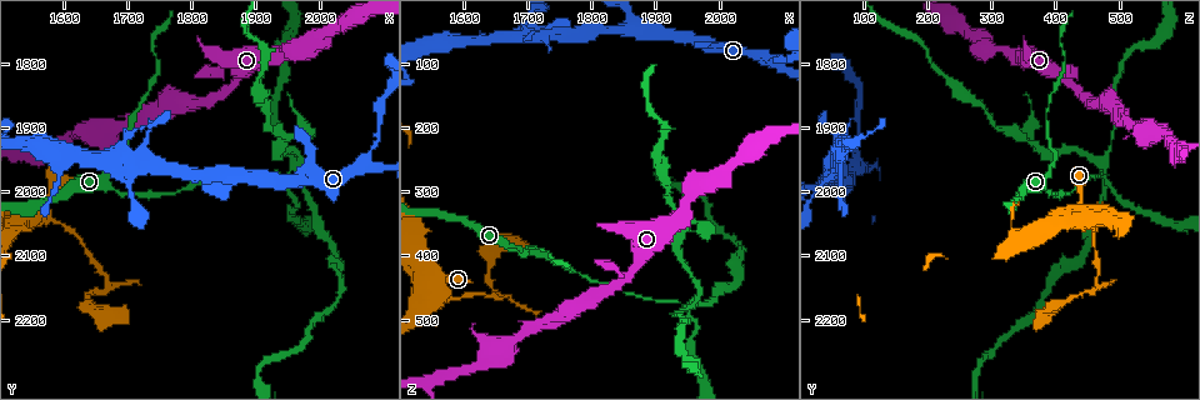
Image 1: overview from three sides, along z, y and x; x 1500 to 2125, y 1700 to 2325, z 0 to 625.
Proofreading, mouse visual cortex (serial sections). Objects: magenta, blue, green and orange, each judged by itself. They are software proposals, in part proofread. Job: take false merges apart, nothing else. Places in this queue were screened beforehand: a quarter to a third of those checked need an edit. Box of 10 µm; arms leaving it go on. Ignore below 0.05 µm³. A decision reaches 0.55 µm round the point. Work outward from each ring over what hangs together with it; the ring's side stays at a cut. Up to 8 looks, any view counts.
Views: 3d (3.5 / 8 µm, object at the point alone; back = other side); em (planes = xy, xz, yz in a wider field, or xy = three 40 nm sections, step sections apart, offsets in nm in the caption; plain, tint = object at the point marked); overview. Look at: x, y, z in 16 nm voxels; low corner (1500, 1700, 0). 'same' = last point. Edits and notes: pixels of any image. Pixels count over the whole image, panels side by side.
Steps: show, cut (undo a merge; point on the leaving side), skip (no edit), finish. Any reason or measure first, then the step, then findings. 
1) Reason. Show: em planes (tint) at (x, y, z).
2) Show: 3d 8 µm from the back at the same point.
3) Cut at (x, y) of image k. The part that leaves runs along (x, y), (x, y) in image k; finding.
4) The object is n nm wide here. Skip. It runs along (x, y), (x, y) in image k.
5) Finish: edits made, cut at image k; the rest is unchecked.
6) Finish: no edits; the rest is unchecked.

Show: 3d 3.5 µm at (1960, 1965, 470).

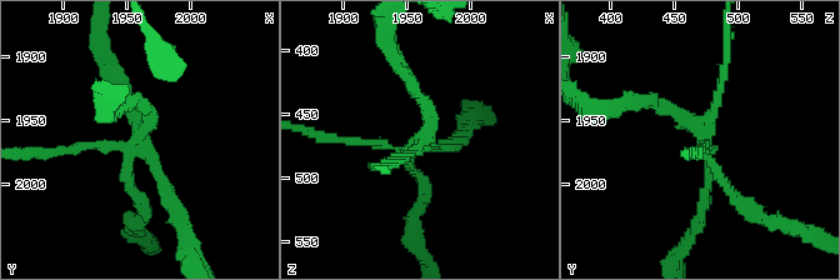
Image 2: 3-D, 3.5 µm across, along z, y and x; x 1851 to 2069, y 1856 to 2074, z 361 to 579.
Show: em xy step 2 (tint) at (1956, 1966, 474).

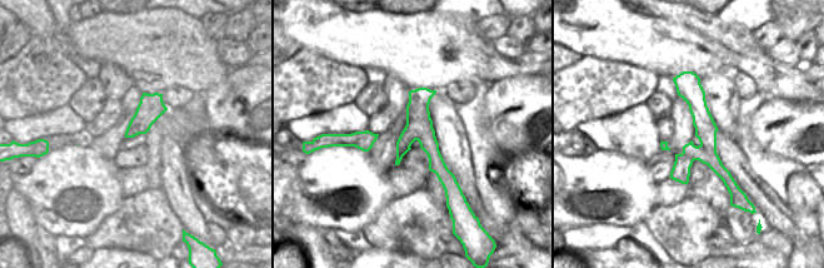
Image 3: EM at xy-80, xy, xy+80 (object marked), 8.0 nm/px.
Cut at (676, 114) of image 2. The part that leaves runs along (701, 133), (653, 101), (618, 105) in image 2; a second cell is stuck on.

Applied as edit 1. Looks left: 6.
Show: overview.

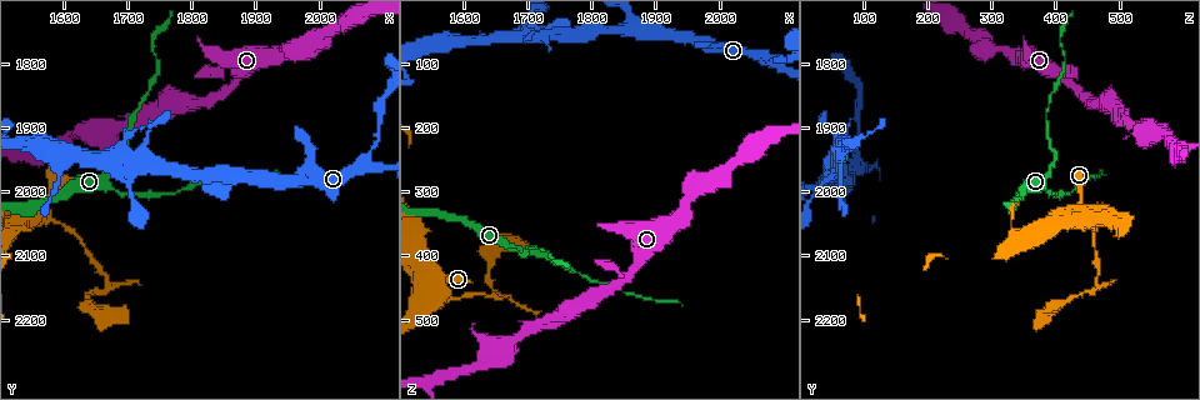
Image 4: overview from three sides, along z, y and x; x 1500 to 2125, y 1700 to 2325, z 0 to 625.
Show: 3d 3.5 µm at (1690, 1950, 395).

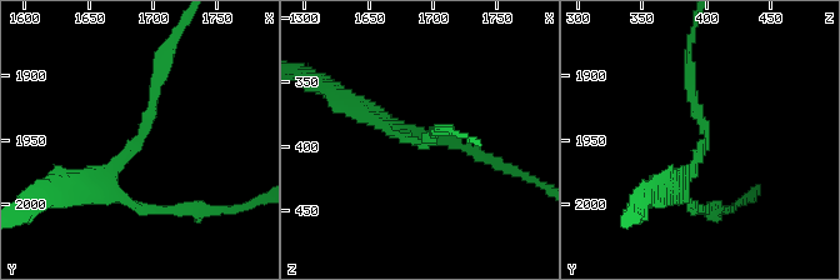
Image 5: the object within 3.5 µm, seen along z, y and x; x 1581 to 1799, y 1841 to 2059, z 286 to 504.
The arms are 150, 200 nm wide; shape alone is not enough. Show: em xy step 2 (tint) at (1690, 1946, 398).

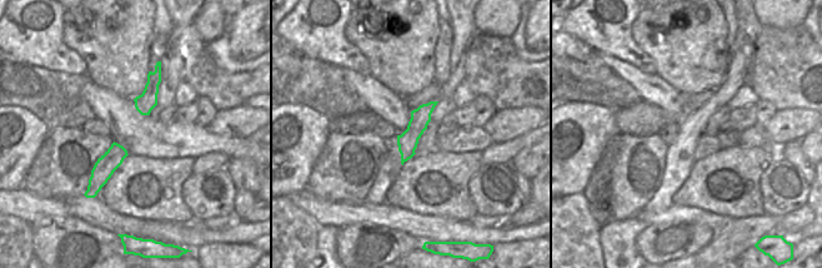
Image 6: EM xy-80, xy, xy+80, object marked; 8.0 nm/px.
Skip. It runs along (86, 186), (140, 144), (168, 60) in image 5; one cell here.

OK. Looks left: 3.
Sharp bend. Show: em xy step 2 (tint) at (1585, 2045, 465).

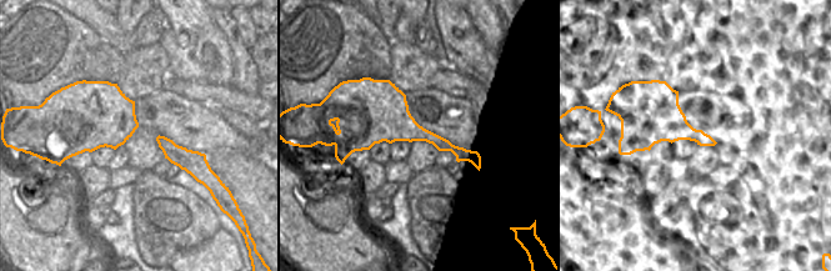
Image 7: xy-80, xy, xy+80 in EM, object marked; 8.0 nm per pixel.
Show: 3d 3.5 µm at the same point.

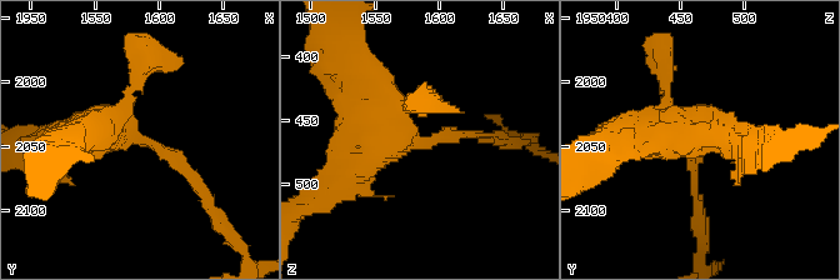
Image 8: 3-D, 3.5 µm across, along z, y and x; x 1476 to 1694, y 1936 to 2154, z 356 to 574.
The arms are 150, 350, 350 nm wide. Skip. It runs along (129, 103), (105, 130), (151, 141), (205, 199) in image 8; all the same cell.

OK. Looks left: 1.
Finish: edits made, cut at image 2; the rest is unchecked.

